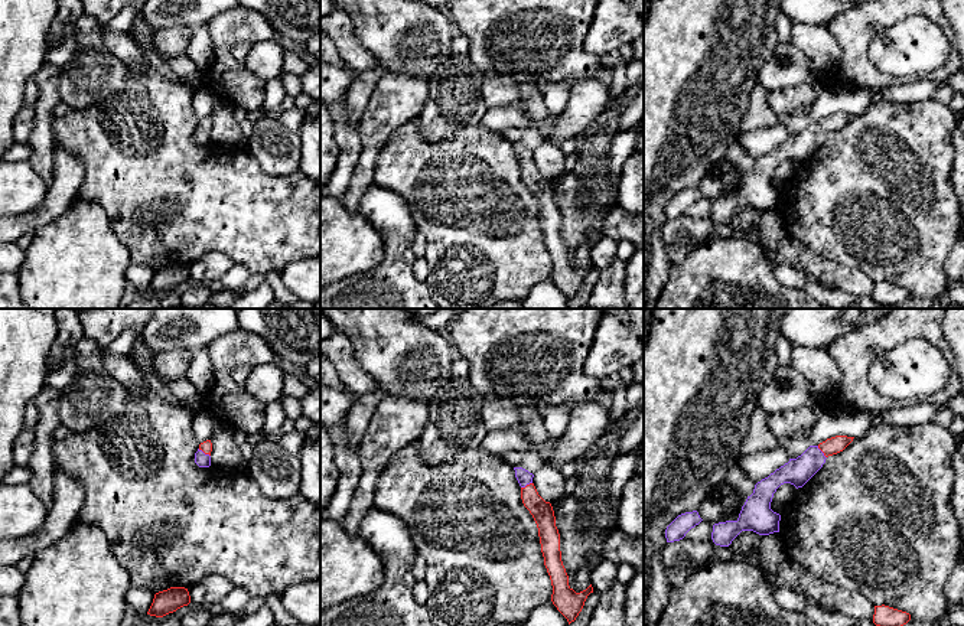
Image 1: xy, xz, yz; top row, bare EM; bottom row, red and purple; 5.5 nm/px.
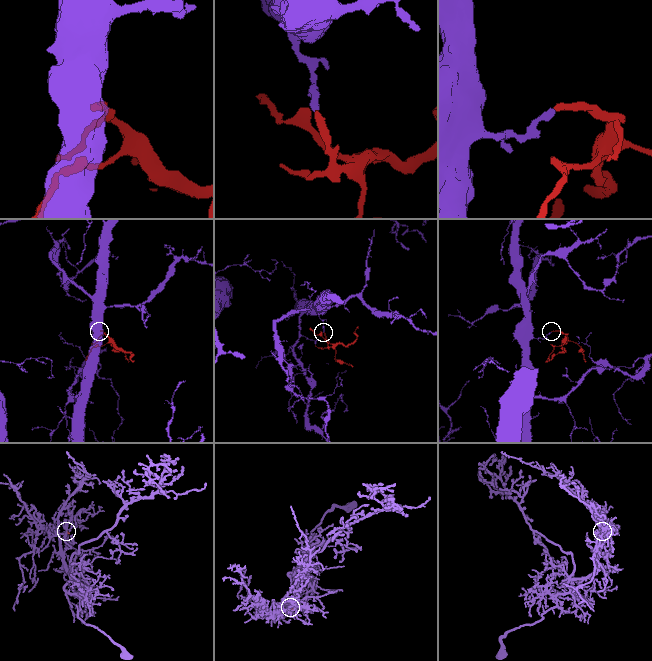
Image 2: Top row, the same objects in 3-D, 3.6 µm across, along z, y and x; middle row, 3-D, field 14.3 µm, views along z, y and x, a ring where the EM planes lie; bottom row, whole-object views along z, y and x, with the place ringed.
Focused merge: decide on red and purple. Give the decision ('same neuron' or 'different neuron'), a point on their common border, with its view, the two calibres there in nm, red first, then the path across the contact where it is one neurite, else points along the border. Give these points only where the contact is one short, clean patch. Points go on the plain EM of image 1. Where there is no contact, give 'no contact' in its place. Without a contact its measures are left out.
same neuron | xy (204, 129) | 60/80 nm | across xy (207, 123), (204, 129), (201, 136)

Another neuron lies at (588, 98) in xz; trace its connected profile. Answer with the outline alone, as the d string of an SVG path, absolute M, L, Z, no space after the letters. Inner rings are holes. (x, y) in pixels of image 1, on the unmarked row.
M603 75L573 82L567 107L550 130L548 144L560 147L564 141L577 138L605 111L609 100L608 79Z

